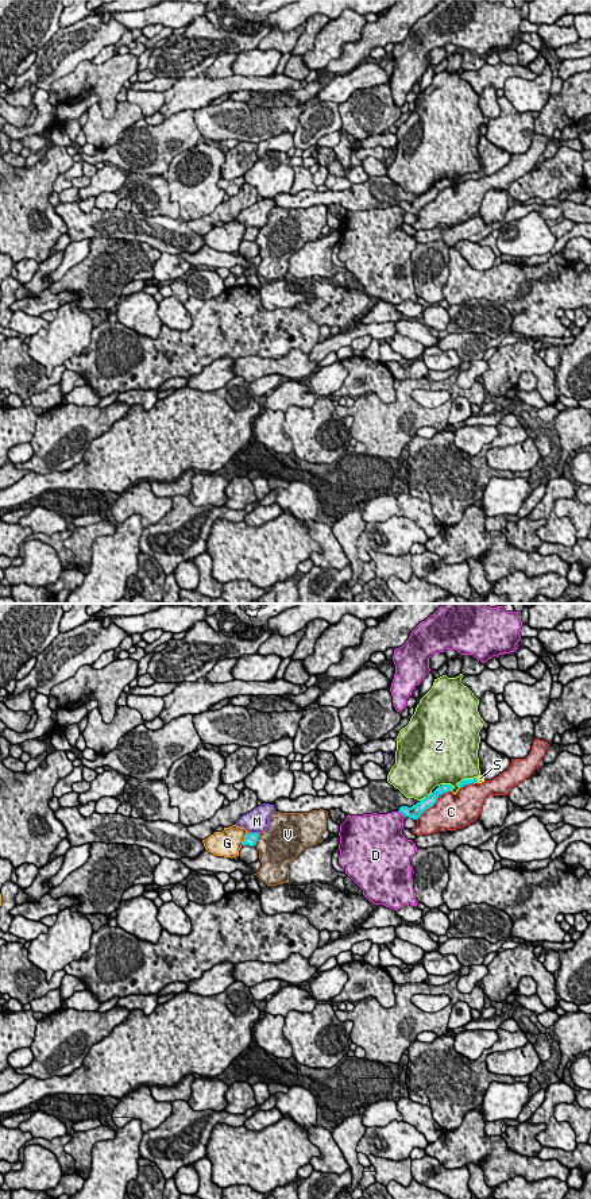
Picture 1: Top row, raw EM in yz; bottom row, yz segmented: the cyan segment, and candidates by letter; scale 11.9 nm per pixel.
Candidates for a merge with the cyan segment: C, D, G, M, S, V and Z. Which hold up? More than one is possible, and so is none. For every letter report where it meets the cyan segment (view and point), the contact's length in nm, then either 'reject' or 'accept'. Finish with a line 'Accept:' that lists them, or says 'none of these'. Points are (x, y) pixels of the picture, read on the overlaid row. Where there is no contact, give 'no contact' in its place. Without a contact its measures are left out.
C: yz (433, 804) | 550 nm | reject
D: yz (402, 813) | 120 nm | reject
G: yz (244, 839) | 160 nm | reject
M: yz (252, 833) | 140 nm | reject
S: yz (476, 781) | 70 nm | accept
V: yz (257, 839) | 160 nm | reject
Z: yz (448, 785) | 170 nm | reject
Accept: S

